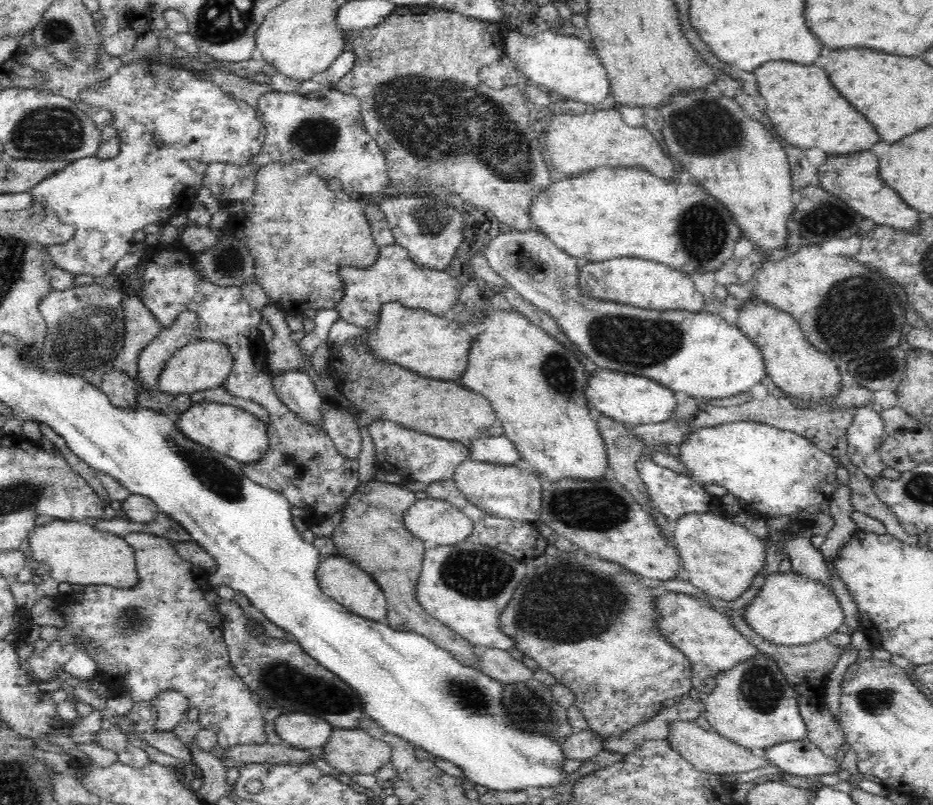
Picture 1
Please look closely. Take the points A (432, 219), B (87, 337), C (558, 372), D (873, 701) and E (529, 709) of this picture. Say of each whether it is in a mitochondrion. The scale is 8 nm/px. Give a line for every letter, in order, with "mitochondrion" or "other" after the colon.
A: mitochondrion
B: mitochondrion
C: mitochondrion
D: mitochondrion
E: mitochondrion

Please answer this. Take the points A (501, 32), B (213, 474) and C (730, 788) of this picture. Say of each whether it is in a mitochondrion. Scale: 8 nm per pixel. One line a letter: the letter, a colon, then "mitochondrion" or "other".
A: other
B: mitochondrion
C: other

